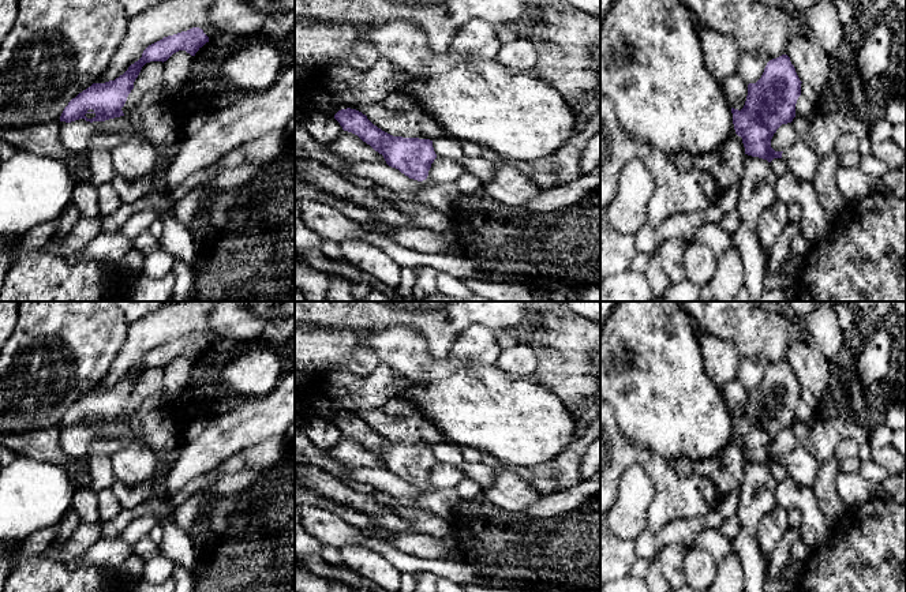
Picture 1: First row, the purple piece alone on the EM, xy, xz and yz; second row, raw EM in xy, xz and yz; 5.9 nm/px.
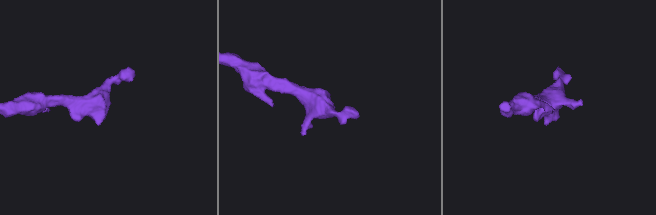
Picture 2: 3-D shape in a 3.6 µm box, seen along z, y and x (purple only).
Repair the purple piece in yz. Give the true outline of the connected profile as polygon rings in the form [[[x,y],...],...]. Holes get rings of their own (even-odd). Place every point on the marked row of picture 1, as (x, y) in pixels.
[[[787,55],[767,63],[761,78],[748,85],[741,110],[731,108],[735,134],[742,138],[745,154],[771,162],[782,158],[790,173],[804,181],[813,181],[820,156],[798,139],[783,151],[771,147],[771,139],[782,124],[795,117],[801,95],[801,80]]]

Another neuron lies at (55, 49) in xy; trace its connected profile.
[[[19,0],[16,19],[0,44],[0,130],[60,121],[60,116],[68,102],[96,83],[106,70],[127,34],[128,19],[130,16],[117,0]]]

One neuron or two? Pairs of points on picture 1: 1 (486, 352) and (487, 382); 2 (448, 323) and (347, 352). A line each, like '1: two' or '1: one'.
1: two
2: one

